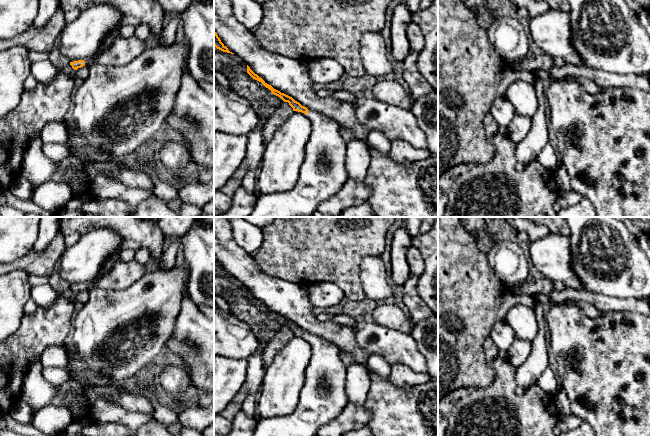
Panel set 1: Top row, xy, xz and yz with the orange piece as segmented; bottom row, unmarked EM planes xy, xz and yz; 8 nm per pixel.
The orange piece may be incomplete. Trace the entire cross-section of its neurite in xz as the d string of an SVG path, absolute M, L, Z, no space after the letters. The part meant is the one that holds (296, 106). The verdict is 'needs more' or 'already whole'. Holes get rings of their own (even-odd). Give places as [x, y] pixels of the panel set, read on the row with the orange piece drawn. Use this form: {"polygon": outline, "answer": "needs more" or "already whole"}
{"polygon": "M248 65L247 73L253 79L261 82L272 94L280 97L284 102L288 102L293 111L307 114L312 124L312 132L305 146L305 156L295 187L287 192L258 195L253 211L247 217L302 217L313 215L318 210L318 206L329 197L334 196L349 179L346 170L347 144L340 133L340 126L335 120L315 110L308 110L292 97L274 89L255 74Z", "answer": "needs more"}

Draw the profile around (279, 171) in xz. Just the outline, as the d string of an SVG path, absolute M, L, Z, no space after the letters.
M293 111L283 121L273 138L264 145L264 153L260 162L256 184L258 195L287 192L293 189L300 175L300 167L305 156L305 146L312 132L312 124L307 114Z

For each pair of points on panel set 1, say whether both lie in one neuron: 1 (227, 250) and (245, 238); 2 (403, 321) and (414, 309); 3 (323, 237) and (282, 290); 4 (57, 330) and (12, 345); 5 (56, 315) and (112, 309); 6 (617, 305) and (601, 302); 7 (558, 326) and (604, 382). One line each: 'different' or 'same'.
1: different
2: different
3: different
4: same
5: different
6: same
7: same

